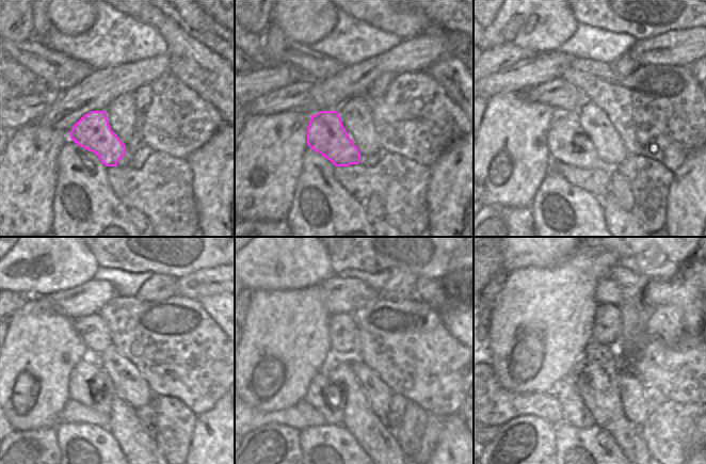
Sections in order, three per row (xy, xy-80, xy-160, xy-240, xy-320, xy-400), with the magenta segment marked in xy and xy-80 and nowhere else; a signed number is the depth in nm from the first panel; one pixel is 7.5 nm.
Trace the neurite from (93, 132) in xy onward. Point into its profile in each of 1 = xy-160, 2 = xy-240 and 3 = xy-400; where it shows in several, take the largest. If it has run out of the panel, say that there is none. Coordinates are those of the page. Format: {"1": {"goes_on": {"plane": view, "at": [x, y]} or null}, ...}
{"1": {"goes_on": {"plane": "xy-160", "at": [567, 143]}}, "2": {"goes_on": {"plane": "xy-240", "at": [84, 386]}}, "3": {"goes_on": {"plane": "xy-400", "at": [572, 409]}}}

